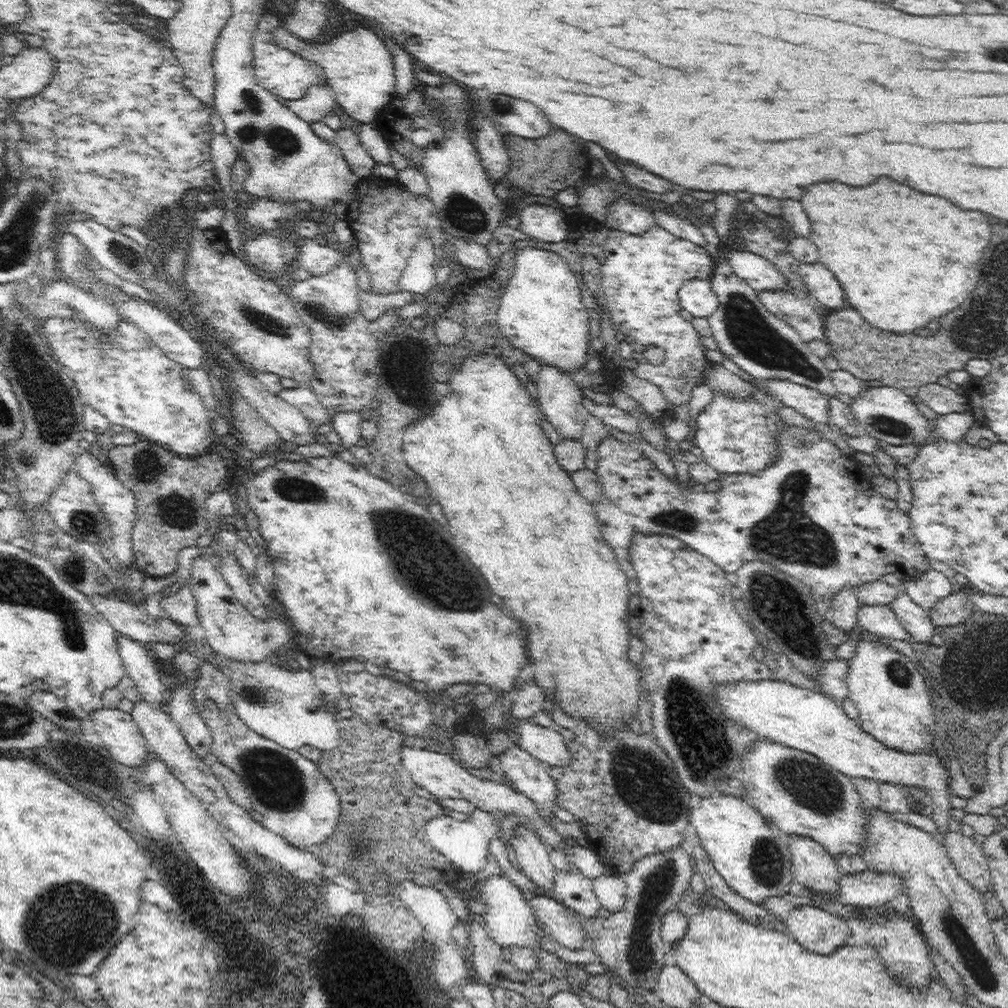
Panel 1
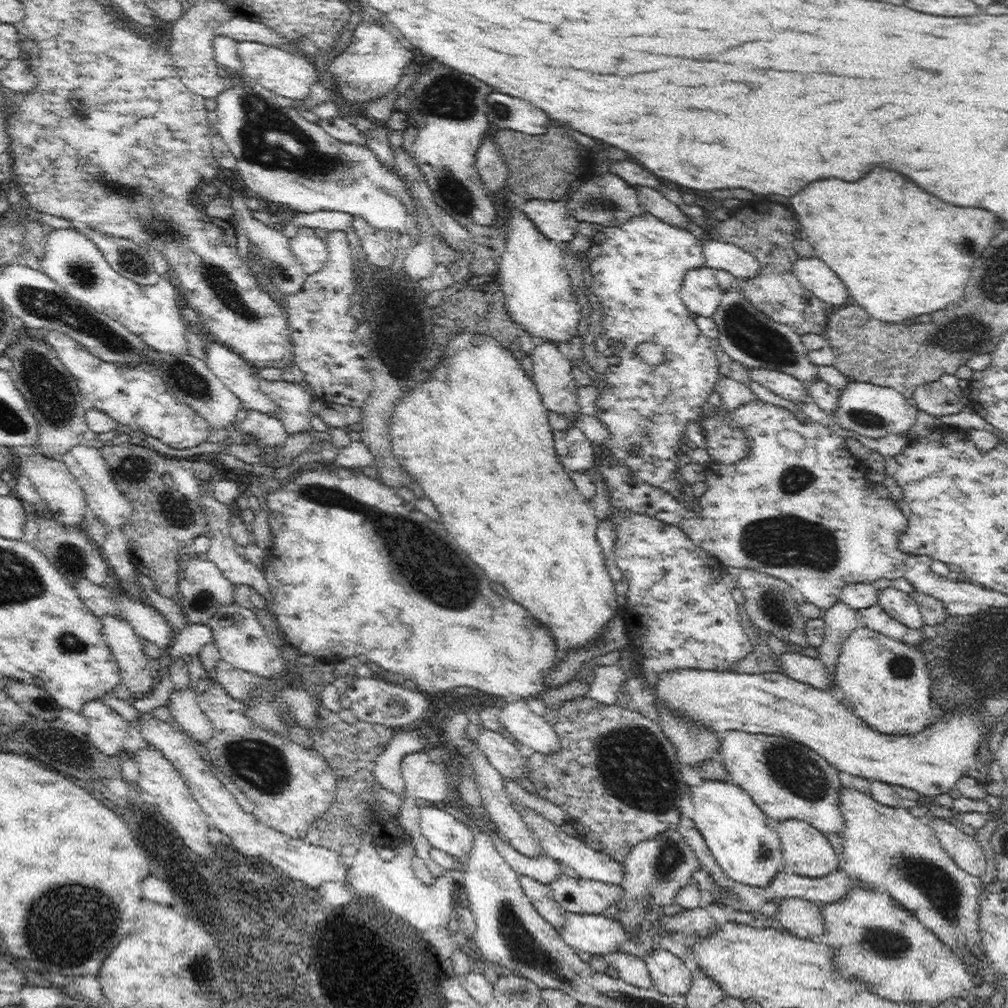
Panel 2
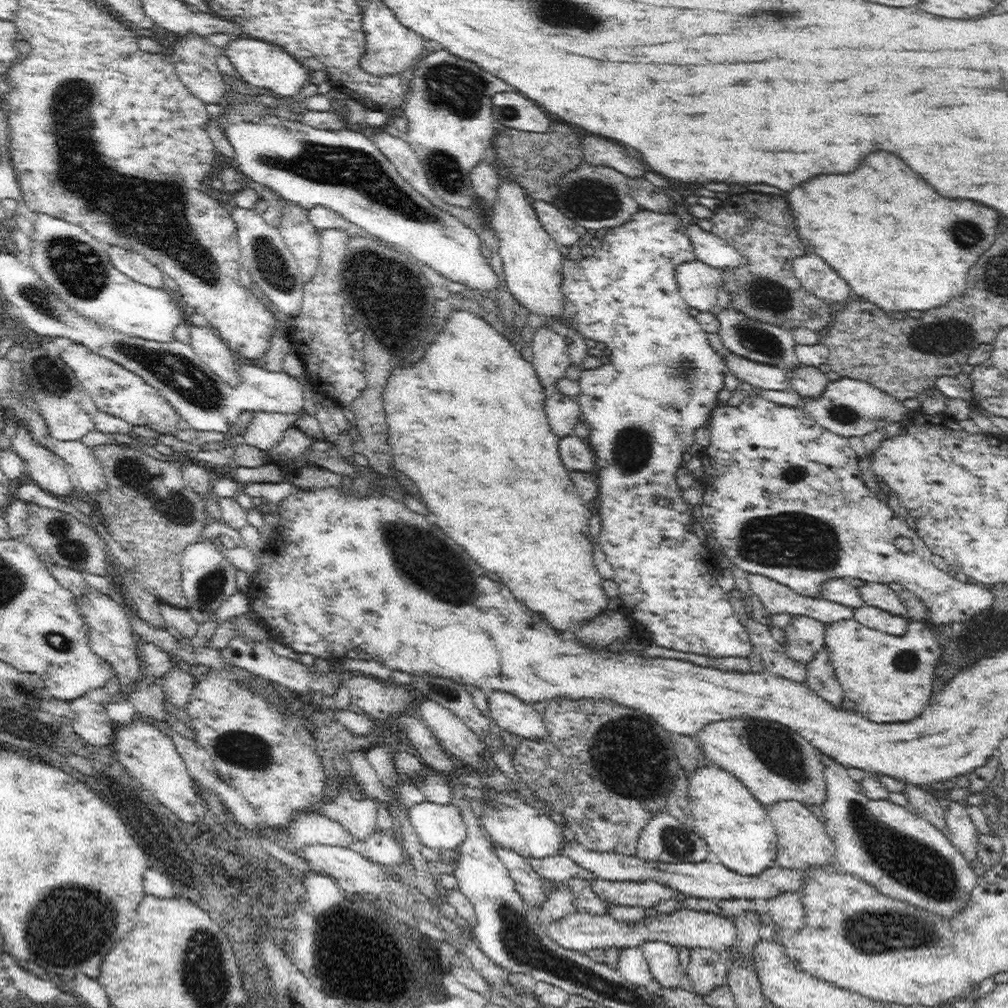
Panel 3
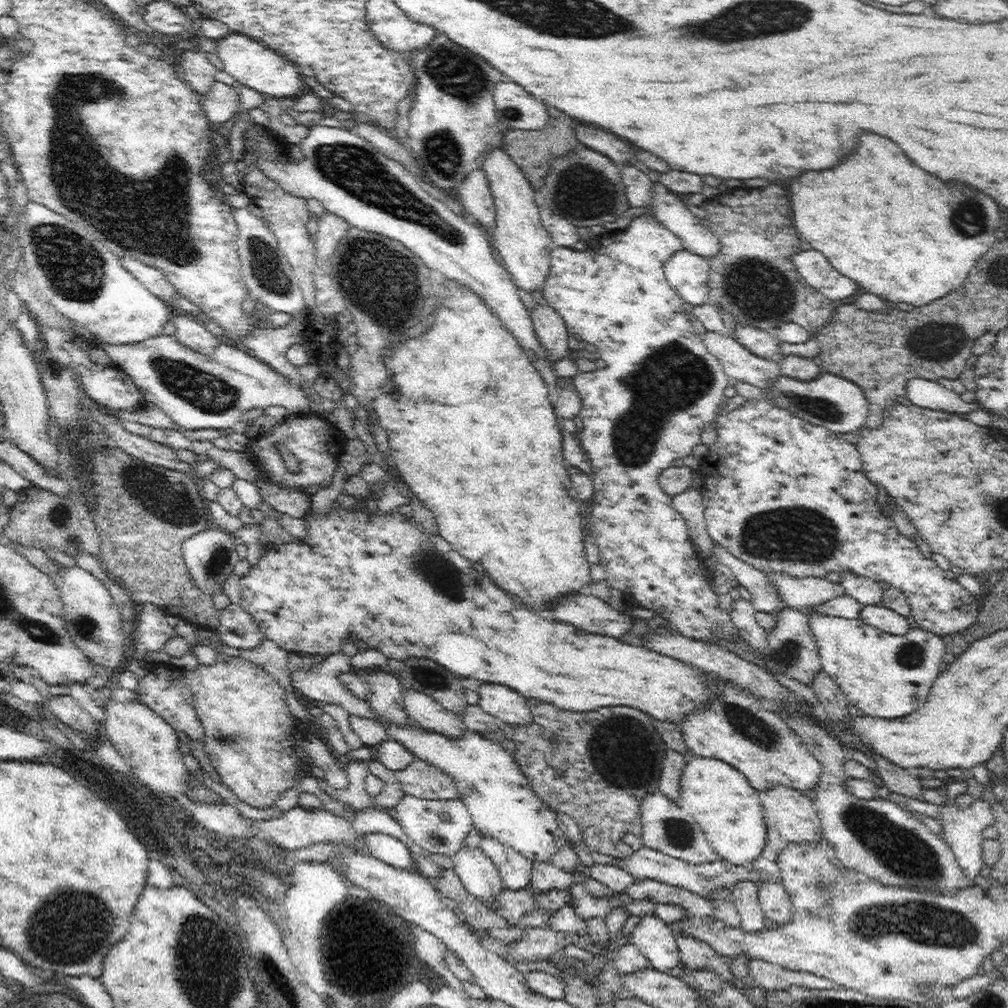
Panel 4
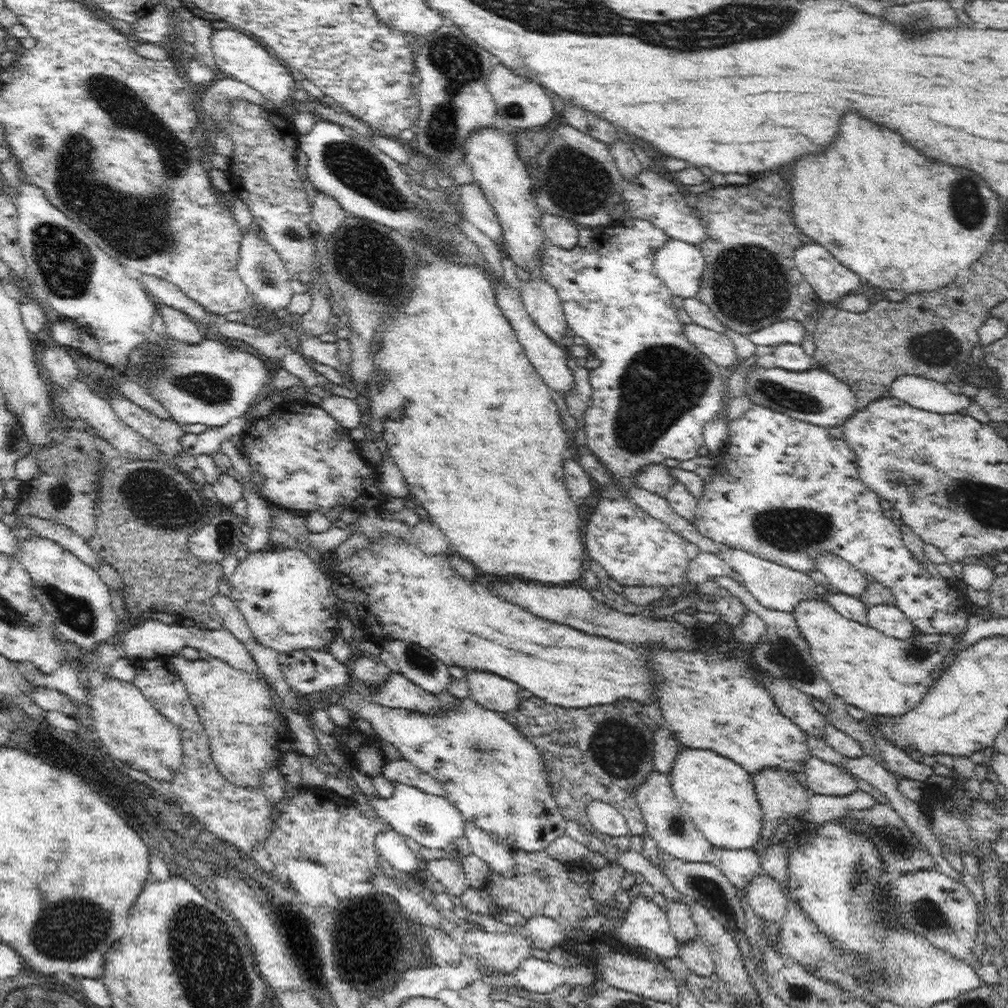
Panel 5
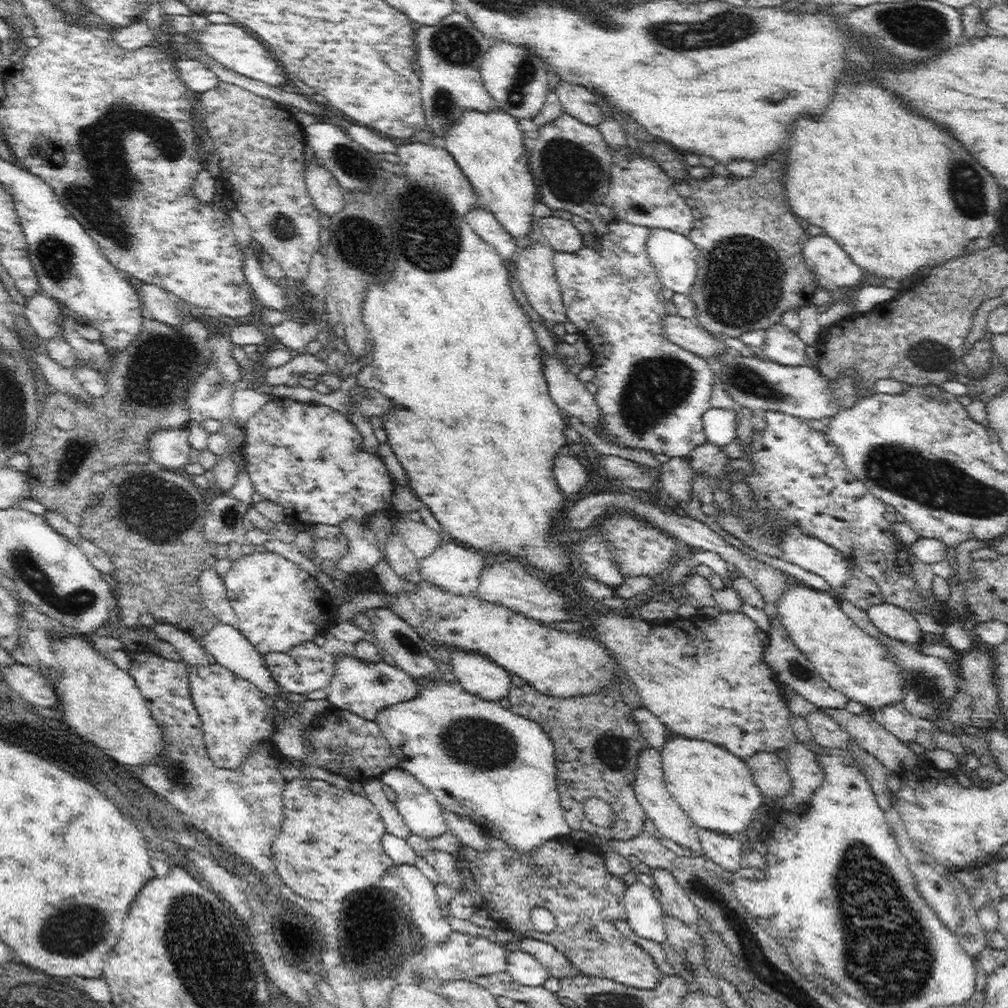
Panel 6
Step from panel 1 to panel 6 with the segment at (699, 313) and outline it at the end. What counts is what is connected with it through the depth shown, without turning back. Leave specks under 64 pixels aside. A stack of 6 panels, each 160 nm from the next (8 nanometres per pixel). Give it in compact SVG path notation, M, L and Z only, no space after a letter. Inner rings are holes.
M653 229L647 244L649 261L664 287L688 295L694 286L699 250L682 234Z

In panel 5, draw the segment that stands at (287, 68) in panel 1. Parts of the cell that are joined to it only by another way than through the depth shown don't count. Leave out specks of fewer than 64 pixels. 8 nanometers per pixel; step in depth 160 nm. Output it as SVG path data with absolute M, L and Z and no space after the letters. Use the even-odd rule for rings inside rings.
M216 29L211 36L211 49L219 70L230 74L238 82L244 83L256 90L262 102L258 105L261 110L280 116L288 115L292 109L286 107L286 100L298 87L292 74L286 71L282 61L270 56L256 40L246 34L232 29Z

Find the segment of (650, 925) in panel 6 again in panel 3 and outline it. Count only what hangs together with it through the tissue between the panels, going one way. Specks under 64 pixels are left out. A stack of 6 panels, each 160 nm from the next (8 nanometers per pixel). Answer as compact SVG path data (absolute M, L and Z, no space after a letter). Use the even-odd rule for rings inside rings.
M664 941L645 942L640 950L649 964L653 985L662 989L676 990L684 987L687 967L681 965L676 947Z

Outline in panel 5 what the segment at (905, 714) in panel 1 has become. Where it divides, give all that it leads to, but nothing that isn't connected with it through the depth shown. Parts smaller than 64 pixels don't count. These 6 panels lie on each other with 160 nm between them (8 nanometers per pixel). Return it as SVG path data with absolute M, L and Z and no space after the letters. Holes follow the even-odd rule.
M829 601L806 602L794 613L810 643L813 659L837 699L882 716L902 716L918 706L944 668L944 656L956 648L959 639L953 635L926 635L917 631L908 638L894 638L838 614Z

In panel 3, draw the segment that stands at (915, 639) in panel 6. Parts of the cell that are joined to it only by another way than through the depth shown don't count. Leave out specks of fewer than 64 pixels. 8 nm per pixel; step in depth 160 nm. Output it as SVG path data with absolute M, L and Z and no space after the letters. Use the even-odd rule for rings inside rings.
M862 605L854 610L854 619L872 630L878 630L884 634L902 636L906 634L909 623L906 619L892 615L877 606Z

